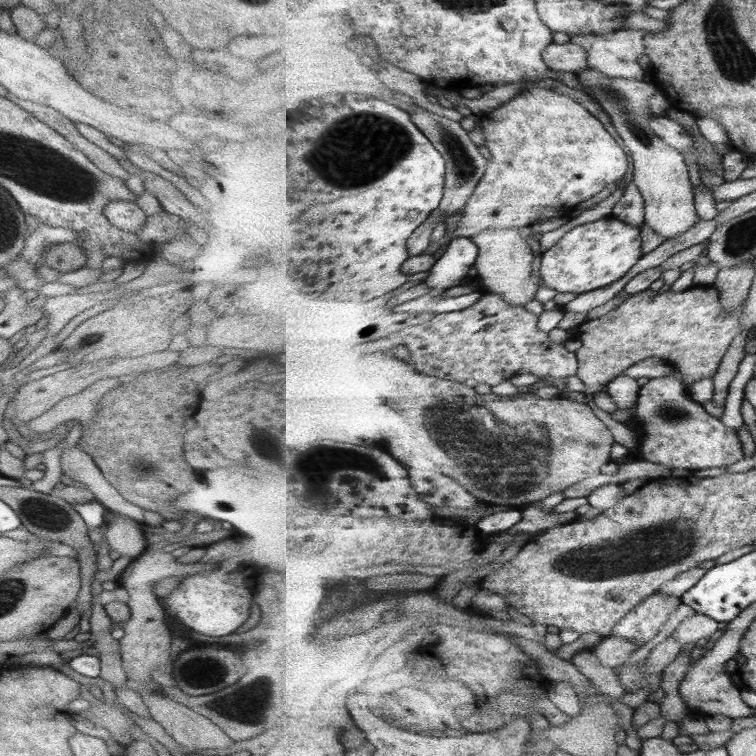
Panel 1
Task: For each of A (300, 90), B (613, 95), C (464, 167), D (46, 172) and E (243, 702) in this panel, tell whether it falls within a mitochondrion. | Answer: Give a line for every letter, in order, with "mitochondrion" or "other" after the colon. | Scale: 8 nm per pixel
A: other
B: mitochondrion
C: mitochondrion
D: mitochondrion
E: mitochondrion

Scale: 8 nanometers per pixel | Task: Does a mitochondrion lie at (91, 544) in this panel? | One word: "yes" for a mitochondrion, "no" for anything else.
no

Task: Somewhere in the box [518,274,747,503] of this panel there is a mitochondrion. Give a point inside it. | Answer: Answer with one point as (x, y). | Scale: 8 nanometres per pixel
(672, 411)

